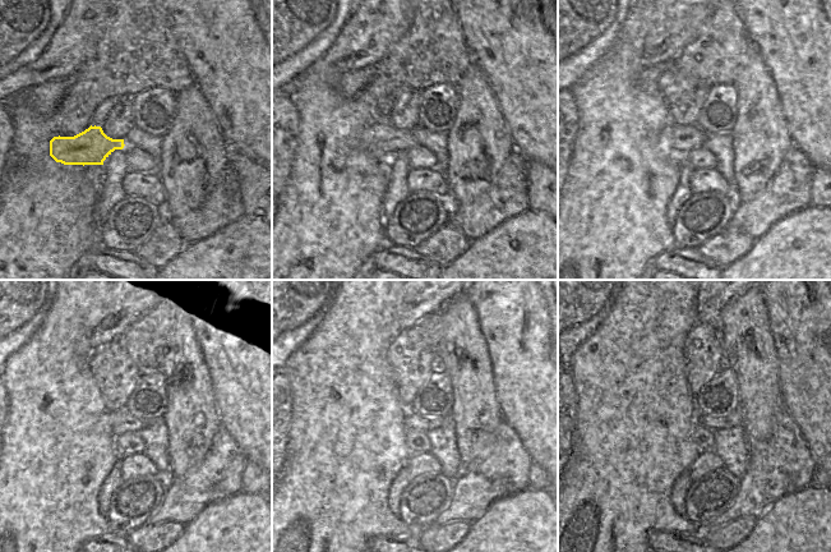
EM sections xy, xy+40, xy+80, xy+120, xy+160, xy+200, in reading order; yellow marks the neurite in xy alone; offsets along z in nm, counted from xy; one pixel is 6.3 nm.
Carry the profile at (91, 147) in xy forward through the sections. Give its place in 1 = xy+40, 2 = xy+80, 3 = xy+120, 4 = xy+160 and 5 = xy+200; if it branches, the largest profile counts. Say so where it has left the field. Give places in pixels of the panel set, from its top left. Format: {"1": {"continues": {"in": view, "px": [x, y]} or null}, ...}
{"1": {"continues": {"in": "xy+40", "px": [381, 141]}}, "2": {"continues": {"in": "xy+80", "px": [677, 141]}}, "3": {"continues": {"in": "xy+120", "px": [121, 421]}}, "4": {"continues": {"in": "xy+160", "px": [412, 422]}}, "5": {"continues": {"in": "xy+200", "px": [702, 421]}}}

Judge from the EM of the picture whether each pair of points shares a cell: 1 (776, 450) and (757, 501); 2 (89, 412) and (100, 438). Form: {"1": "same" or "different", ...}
{"1": "same", "2": "same"}

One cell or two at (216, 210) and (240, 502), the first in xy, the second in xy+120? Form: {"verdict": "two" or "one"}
{"verdict": "two"}

